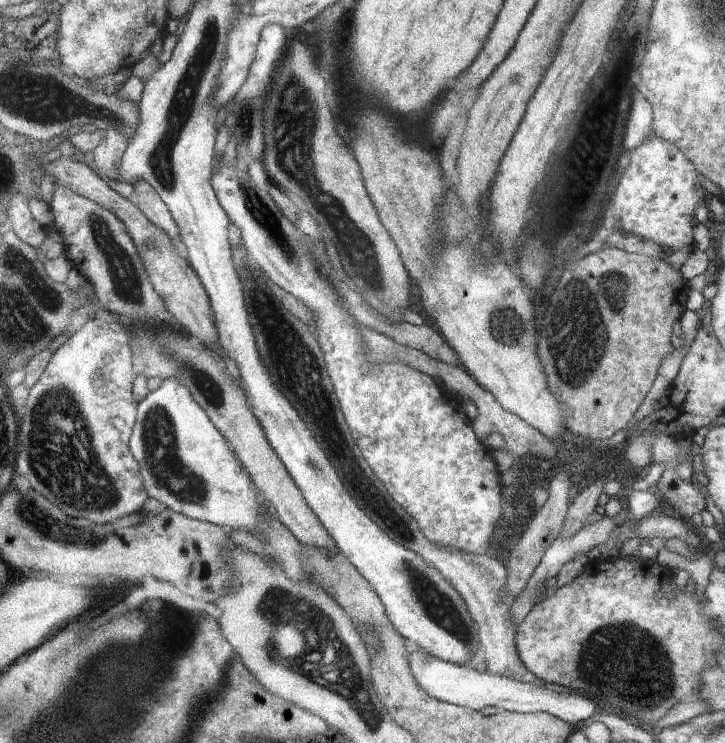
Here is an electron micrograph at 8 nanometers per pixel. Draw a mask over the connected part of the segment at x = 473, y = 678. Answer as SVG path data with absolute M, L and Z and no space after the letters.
M410 647L408 657L412 674L429 695L434 698L466 707L468 710L479 711L485 706L495 706L498 711L518 711L521 713L545 712L556 715L564 722L578 725L579 722L588 720L592 714L604 712L599 703L592 699L587 699L578 692L555 692L550 688L531 685L530 683L521 683L514 679L500 675L488 674L488 672L479 672L473 666L470 668L457 665L448 661L442 661L432 656L424 656L416 647Z

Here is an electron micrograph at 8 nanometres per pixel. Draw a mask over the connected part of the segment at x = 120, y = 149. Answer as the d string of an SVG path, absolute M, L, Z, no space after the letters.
M108 129L102 142L92 151L93 162L90 167L102 180L119 180L119 164L127 147L126 138L118 131Z

